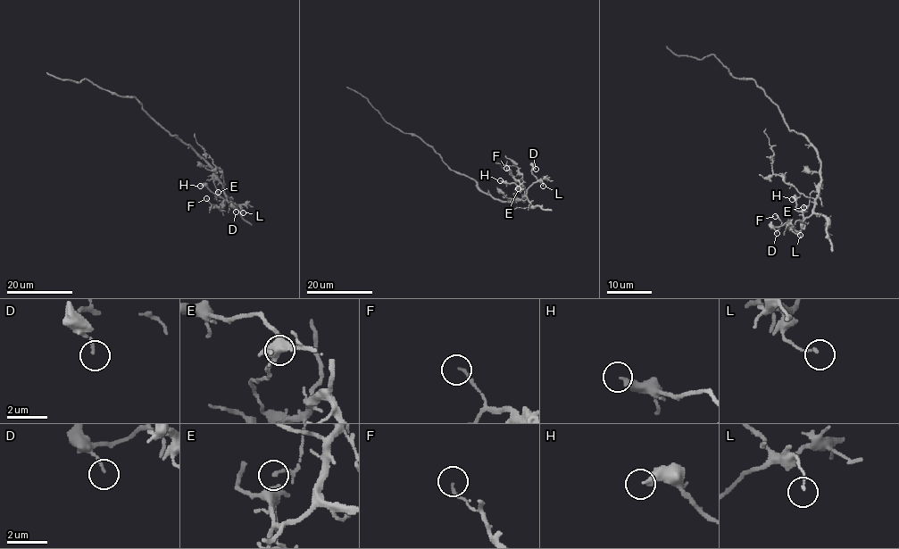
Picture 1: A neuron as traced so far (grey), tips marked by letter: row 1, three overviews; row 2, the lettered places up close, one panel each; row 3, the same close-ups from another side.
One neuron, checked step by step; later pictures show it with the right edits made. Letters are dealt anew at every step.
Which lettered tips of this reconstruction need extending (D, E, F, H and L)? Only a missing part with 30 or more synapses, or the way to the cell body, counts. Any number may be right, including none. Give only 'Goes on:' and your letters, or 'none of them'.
Goes on: none of them

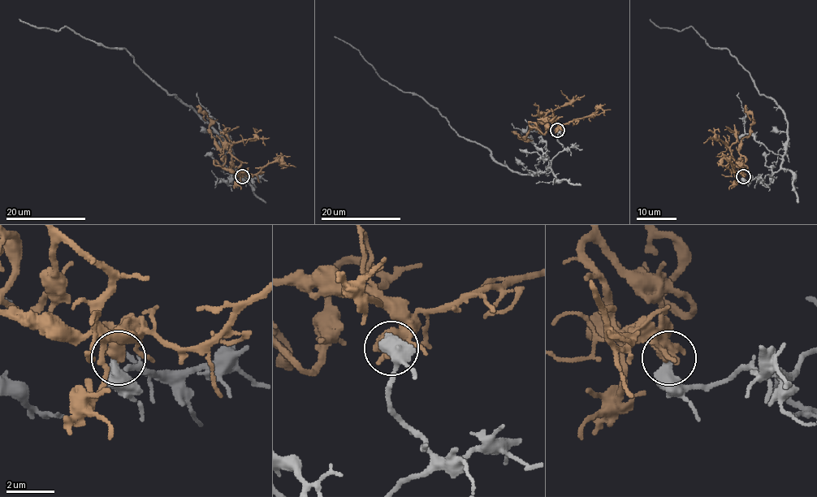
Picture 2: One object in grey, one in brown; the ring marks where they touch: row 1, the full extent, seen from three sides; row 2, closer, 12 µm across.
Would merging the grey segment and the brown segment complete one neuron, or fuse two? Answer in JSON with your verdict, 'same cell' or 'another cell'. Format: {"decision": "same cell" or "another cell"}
{"decision": "another cell"}

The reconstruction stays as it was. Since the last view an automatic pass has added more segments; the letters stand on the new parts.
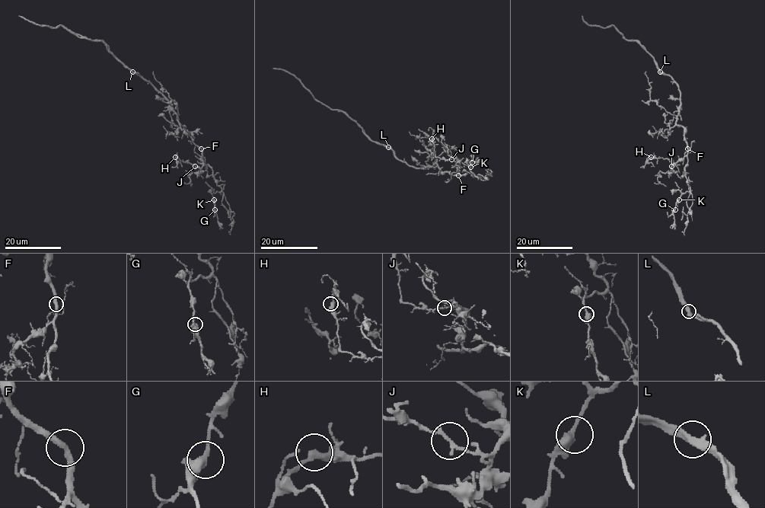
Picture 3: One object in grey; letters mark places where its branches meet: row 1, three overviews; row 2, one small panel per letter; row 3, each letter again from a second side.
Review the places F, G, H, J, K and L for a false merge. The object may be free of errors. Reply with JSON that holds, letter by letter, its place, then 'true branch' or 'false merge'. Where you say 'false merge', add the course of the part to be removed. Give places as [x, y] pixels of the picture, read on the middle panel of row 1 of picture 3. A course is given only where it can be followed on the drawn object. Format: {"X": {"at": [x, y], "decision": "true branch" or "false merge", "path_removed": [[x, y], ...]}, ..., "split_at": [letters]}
{"F": {"at": [458, 175], "decision": "true branch"}, "G": {"at": [472, 162], "decision": "true branch"}, "H": {"at": [431, 138], "decision": "true branch"}, "J": {"at": [451, 159], "decision": "true branch"}, "K": {"at": [470, 167], "decision": "true branch"}, "L": {"at": [388, 147], "decision": "true branch"}, "split_at": []}

